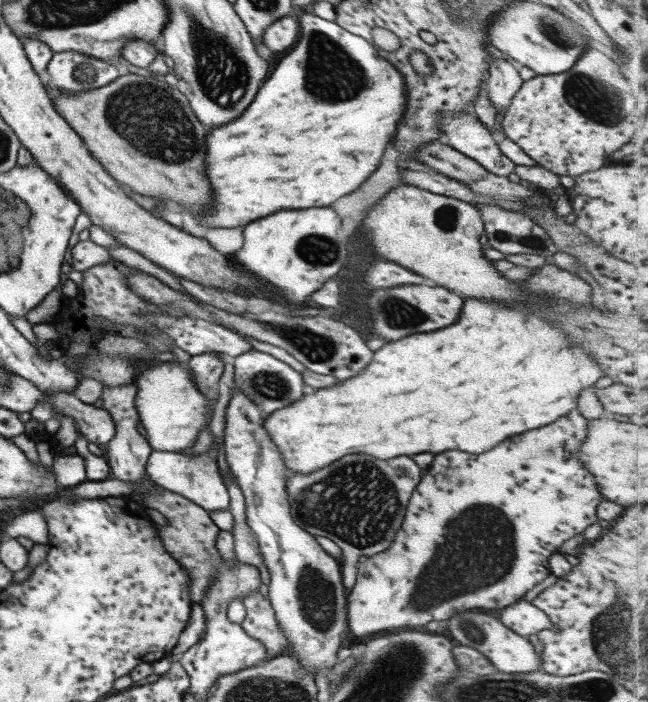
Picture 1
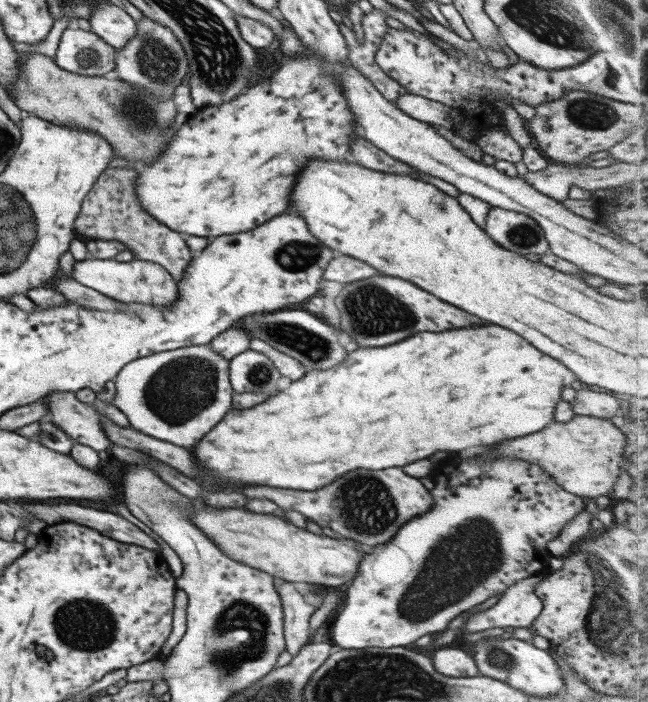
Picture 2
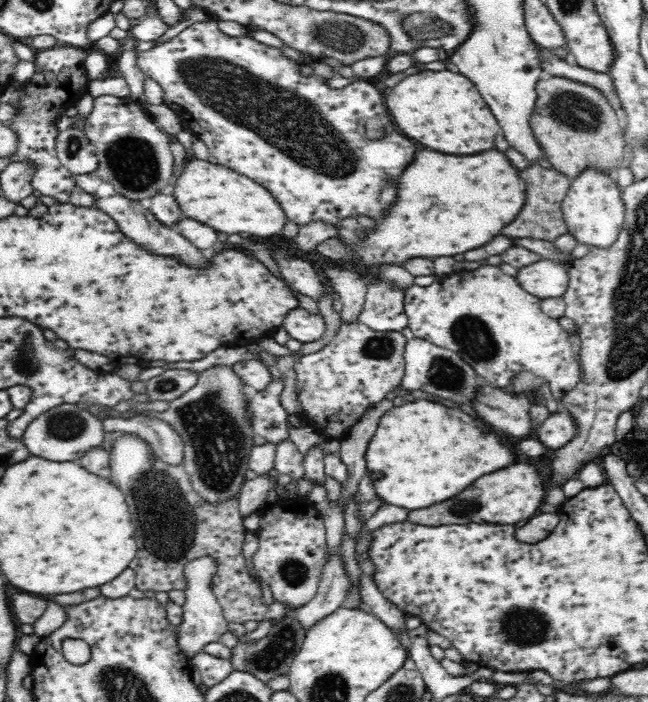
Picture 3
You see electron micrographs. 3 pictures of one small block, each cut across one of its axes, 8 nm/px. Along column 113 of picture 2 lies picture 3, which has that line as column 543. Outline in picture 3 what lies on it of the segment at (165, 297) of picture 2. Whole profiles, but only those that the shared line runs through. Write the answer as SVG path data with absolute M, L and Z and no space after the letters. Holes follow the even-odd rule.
M542 259L518 269L520 286L539 299L560 297L568 284L567 265Z

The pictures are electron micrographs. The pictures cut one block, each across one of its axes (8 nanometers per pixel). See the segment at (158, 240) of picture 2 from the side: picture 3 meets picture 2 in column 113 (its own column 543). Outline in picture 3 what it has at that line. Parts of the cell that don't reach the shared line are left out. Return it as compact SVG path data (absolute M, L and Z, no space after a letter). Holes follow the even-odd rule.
M530 166L528 170L520 172L522 180L526 182L526 204L522 206L520 214L516 220L512 220L502 234L512 236L512 238L535 238L547 241L553 241L561 234L567 232L567 226L564 222L561 204L563 198L571 185L570 180L556 169L542 168L542 166Z

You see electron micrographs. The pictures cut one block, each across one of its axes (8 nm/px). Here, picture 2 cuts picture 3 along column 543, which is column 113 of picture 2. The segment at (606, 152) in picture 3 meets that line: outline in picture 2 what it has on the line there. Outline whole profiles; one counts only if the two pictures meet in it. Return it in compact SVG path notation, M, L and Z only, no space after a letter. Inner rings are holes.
M20 53L17 66L17 78L10 85L9 98L26 114L42 117L57 125L70 125L71 128L89 130L102 136L114 146L116 156L128 156L134 162L150 162L152 158L160 156L164 150L164 130L175 119L177 108L172 98L158 100L150 92L136 88L124 80L107 79L103 76L81 76L74 72L67 72L56 65L53 58L41 53Z

